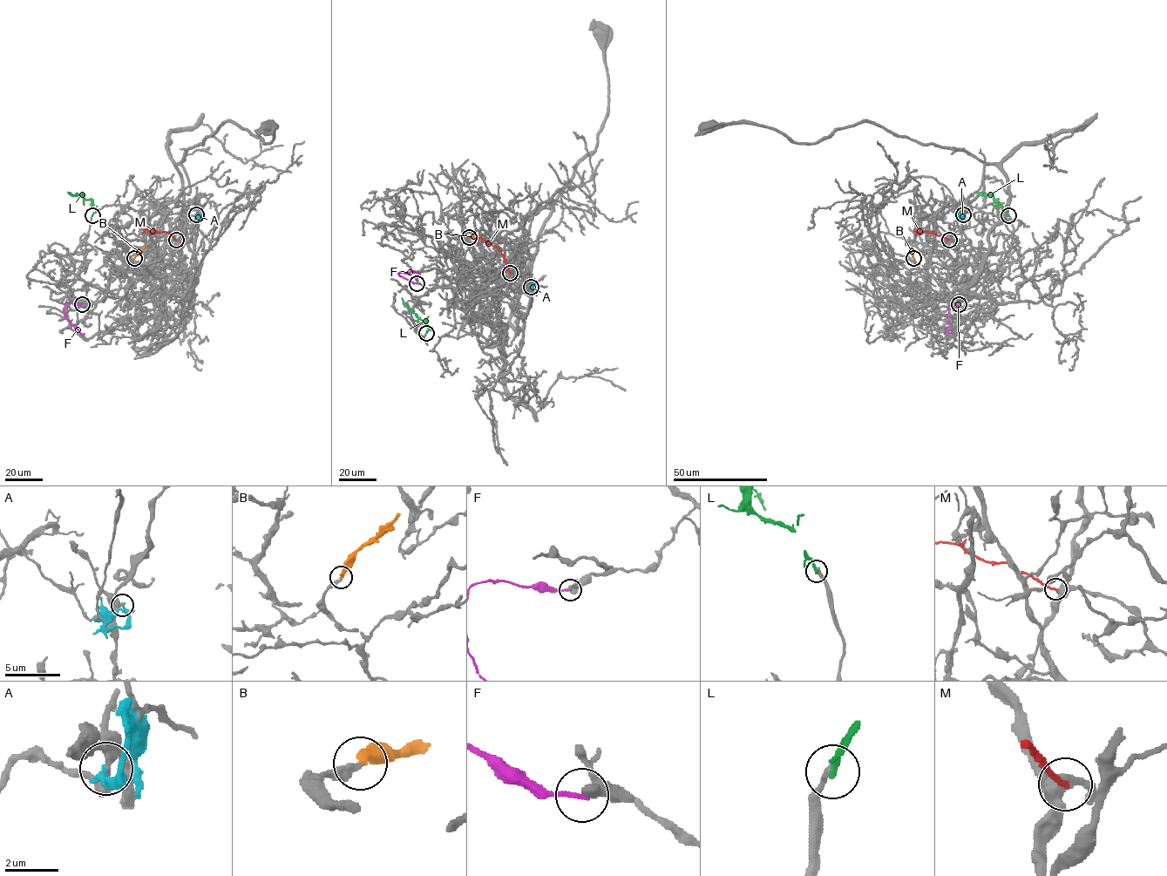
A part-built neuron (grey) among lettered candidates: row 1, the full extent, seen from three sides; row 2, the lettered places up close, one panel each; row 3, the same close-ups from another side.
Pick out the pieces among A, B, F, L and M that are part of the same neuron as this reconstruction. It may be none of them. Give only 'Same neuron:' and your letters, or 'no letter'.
Same neuron: B

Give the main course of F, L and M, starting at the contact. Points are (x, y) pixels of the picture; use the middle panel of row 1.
F: (417, 283), (397, 273), (414, 270), (418, 274)
L: (426, 332), (429, 329), (426, 321), (420, 319), (402, 297)
M: (510, 274), (498, 248), (480, 238), (476, 241)

